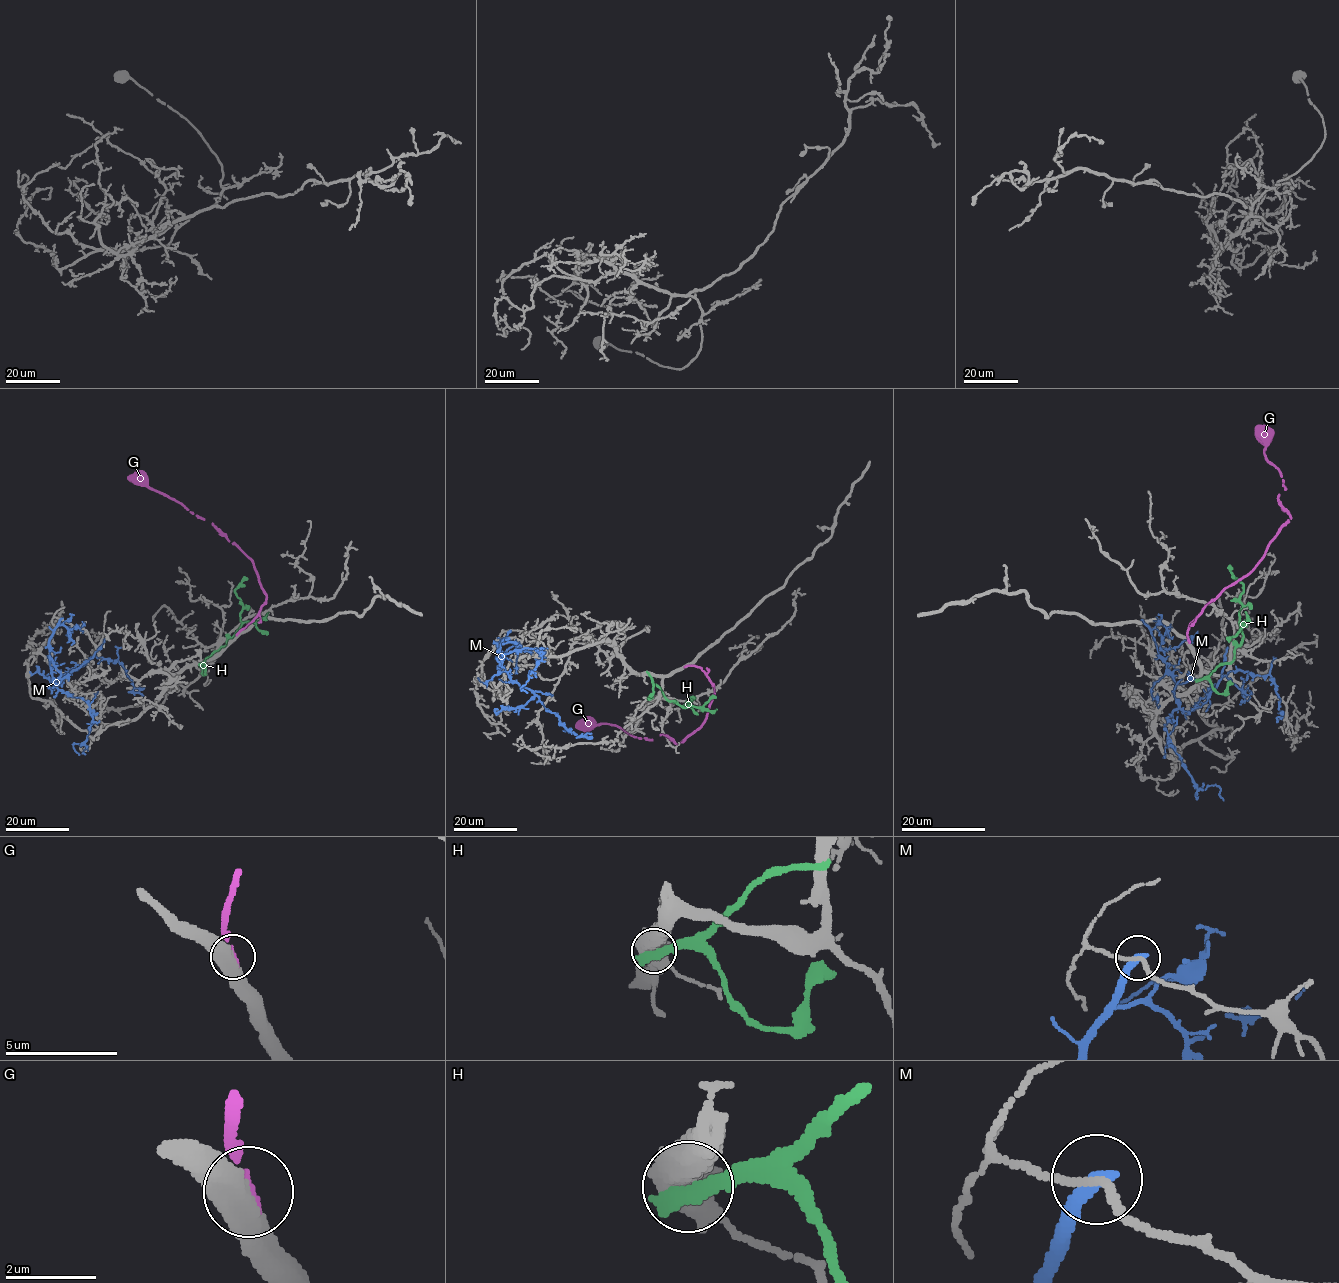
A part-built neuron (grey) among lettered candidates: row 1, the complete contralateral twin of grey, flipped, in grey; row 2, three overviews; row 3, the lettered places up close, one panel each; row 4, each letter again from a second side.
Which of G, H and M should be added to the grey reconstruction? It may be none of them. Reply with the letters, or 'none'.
G

